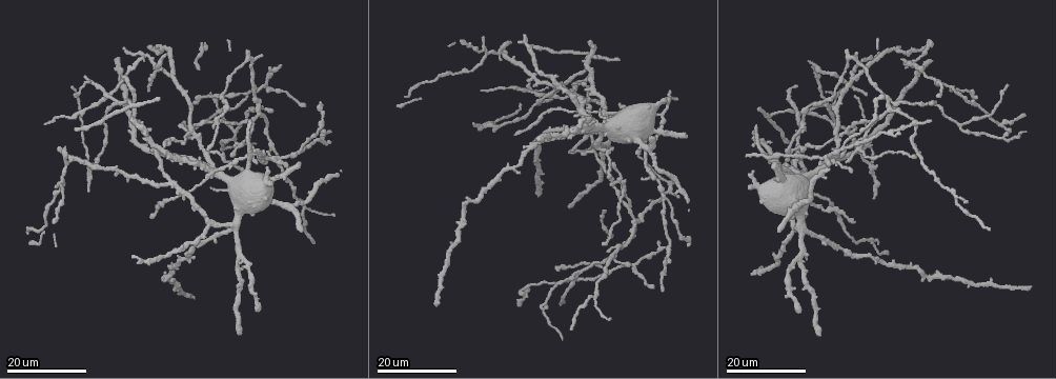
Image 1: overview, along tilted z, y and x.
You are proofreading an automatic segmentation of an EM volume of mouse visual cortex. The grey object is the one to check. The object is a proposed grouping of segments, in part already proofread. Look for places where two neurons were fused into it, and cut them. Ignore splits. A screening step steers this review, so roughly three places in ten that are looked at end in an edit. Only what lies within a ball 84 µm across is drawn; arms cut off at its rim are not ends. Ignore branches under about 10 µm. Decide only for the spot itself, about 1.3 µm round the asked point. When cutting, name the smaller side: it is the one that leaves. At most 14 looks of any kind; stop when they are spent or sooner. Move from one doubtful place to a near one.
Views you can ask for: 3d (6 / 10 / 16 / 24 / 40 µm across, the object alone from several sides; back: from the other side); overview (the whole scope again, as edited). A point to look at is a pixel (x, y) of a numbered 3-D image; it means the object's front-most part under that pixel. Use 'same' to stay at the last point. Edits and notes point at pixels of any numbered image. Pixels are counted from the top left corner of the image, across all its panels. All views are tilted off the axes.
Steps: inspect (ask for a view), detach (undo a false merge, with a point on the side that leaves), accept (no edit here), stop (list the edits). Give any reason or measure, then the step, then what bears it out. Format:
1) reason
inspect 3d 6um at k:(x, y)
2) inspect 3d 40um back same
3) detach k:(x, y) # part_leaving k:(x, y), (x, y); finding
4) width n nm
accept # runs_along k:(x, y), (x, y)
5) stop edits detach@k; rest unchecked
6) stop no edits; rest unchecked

inspect 3d 16um at 1:(597, 147)

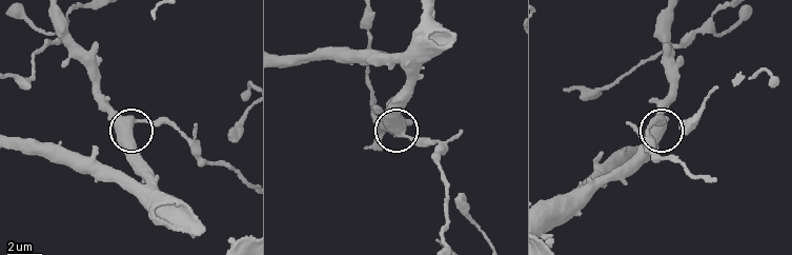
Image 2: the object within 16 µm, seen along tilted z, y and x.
zoom in
inspect 3d 6um at 2:(406, 135)

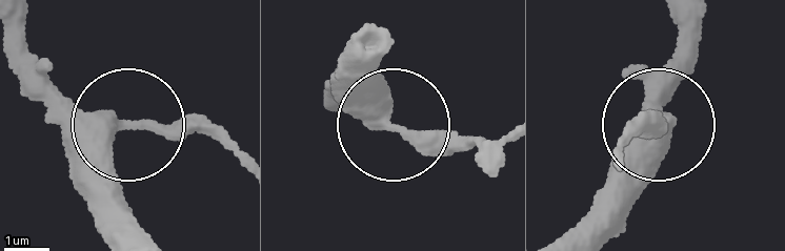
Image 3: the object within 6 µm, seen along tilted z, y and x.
side_arm 13 um
accept # continuous, no second neuron

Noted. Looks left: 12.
sudden change in width
inspect 3d 24um at 1:(595, 261)

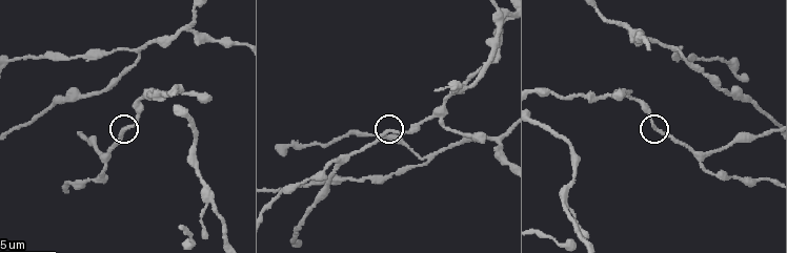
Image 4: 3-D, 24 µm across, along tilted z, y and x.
zoom in
inspect 3d 6um at 4:(656, 130)

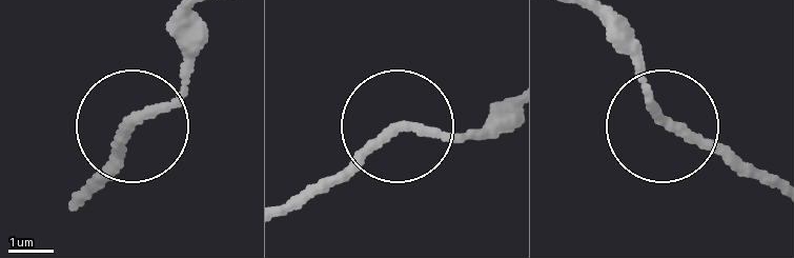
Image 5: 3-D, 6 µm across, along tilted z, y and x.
accept # runs_along 5:(512, 106), (445, 138), (391, 131), (298, 201); continuous, no second neuron

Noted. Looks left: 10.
a fork
inspect 3d 10um at 4:(673, 48)

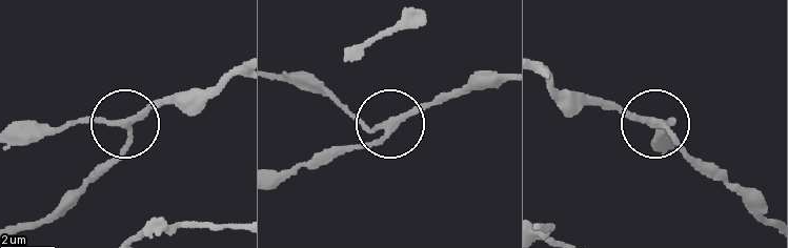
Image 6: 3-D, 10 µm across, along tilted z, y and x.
side_arm 17 um
accept # one neuron here

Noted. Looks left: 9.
three arms meet
inspect 3d 24um at 1:(103, 92)

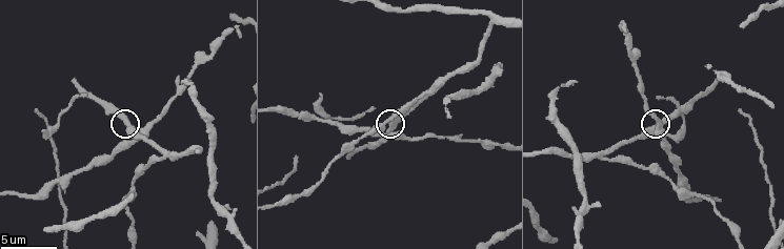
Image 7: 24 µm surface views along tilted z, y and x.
zoom in
inspect 3d 10um at 7:(393, 126)

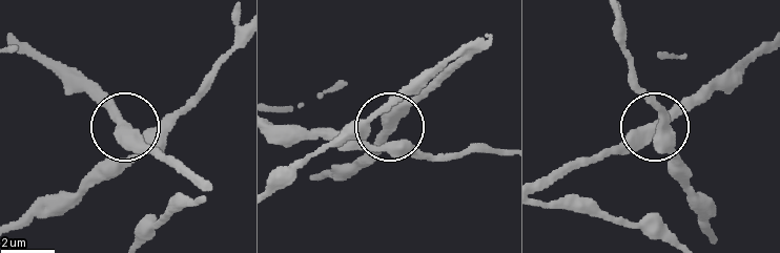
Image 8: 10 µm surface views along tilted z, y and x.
accept # runs_along 8:(545, 181), (622, 152), (703, 91); one neuron here

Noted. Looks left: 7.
calibre changes
inspect 3d 24um at 1:(505, 57)

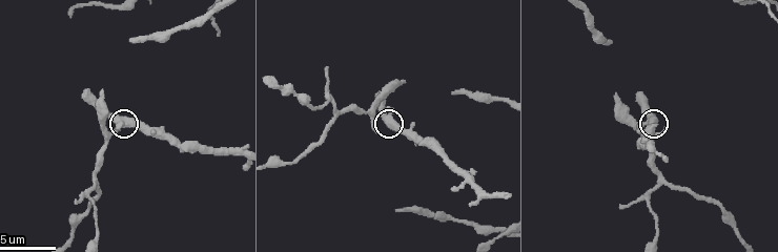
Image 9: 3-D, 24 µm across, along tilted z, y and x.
inspect 3d 10um at 9:(388, 127)

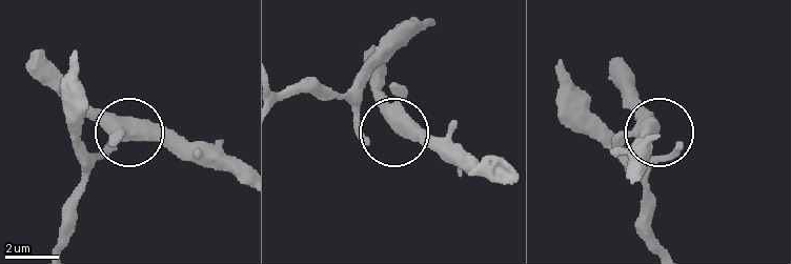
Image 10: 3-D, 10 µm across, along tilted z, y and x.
accept # runs_along 10:(487, 179), (402, 129), (362, 129), (349, 103), (340, 101); one neuron here

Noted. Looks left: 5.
three arms meet
inspect 3d 6um at 7:(422, 97)

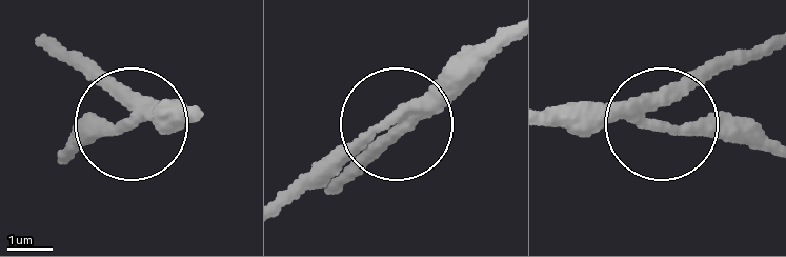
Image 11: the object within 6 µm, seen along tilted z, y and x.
side_arm 30 um; arms 3
accept # continuous, no second neuron

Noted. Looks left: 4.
stop no edits; rest unchecked

